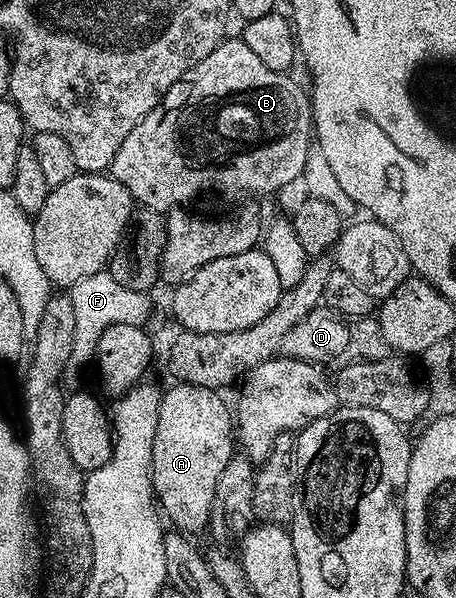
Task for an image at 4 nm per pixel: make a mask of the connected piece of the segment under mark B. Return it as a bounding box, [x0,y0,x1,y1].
[108,37,314,213]

